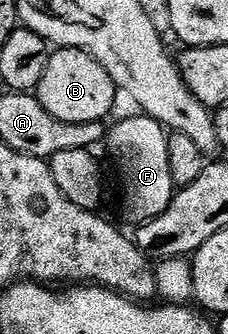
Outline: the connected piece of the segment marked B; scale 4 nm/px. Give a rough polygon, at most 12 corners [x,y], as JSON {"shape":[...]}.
{"shape":[[57,48],[35,89],[59,122],[101,122],[117,83],[91,54]]}

